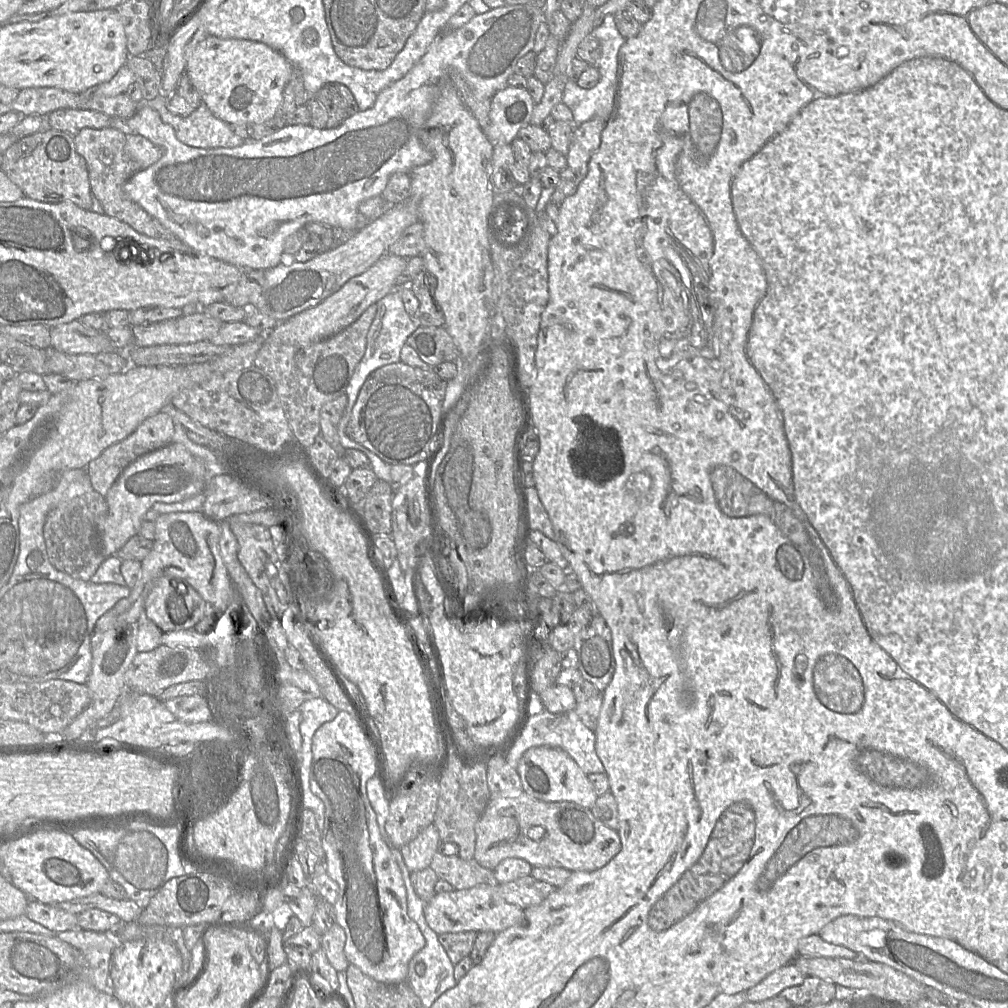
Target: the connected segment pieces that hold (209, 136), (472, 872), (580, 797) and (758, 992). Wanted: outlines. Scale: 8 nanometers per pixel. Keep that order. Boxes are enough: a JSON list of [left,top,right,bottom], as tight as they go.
[[144,95,245,148],[430,851,496,890],[516,746,598,809],[746,964,806,1002]]

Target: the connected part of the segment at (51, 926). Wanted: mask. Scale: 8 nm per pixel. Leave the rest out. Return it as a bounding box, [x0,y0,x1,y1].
[24,900,78,933]

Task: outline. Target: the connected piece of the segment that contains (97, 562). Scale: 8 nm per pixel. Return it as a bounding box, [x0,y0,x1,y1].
[43,490,108,581]

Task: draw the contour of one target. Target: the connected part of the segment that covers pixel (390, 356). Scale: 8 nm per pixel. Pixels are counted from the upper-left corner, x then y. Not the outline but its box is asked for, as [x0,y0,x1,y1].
[338,289,421,496]

